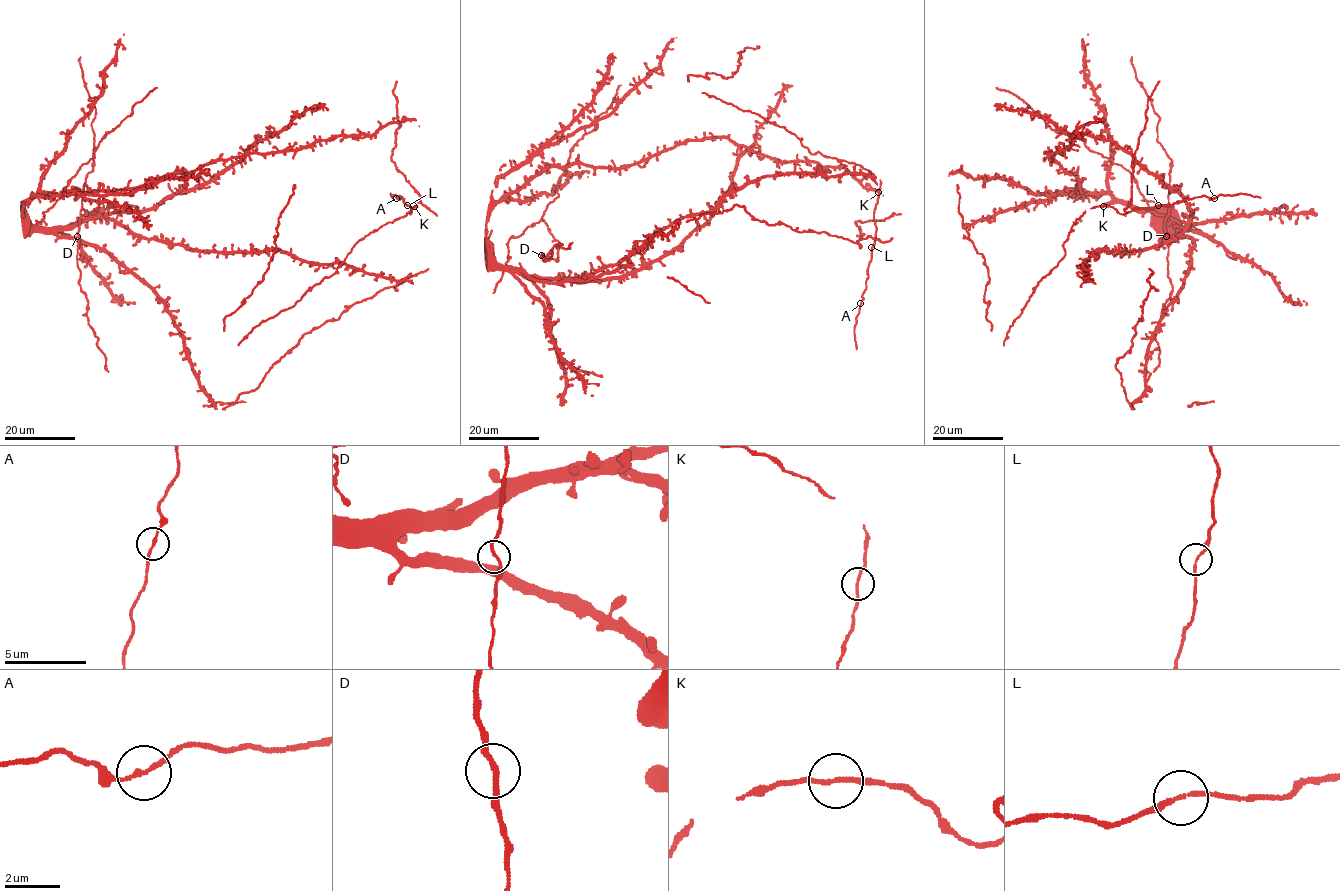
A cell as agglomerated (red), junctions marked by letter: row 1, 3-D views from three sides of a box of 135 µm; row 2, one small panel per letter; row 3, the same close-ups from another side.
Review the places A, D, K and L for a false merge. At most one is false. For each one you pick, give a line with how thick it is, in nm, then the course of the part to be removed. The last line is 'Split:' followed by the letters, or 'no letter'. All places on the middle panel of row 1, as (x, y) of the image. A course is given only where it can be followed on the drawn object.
Split: no letter

